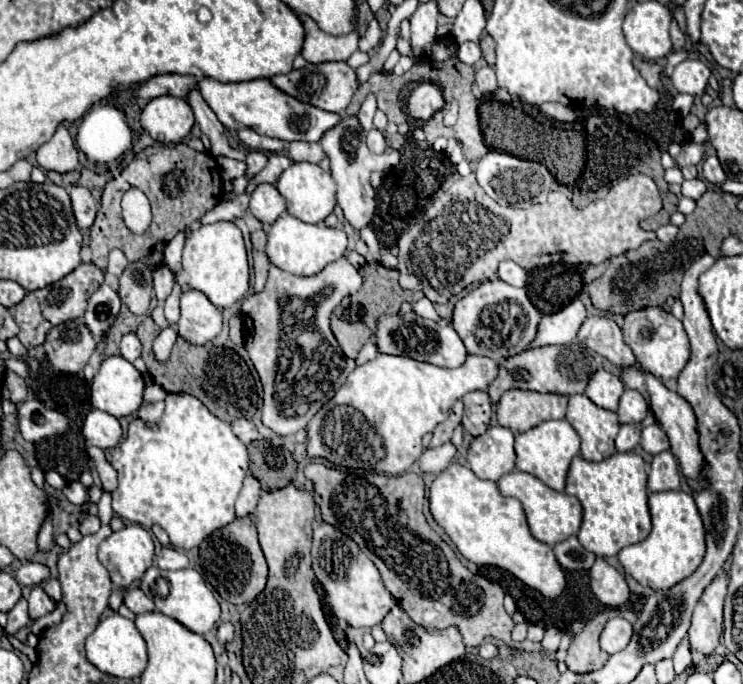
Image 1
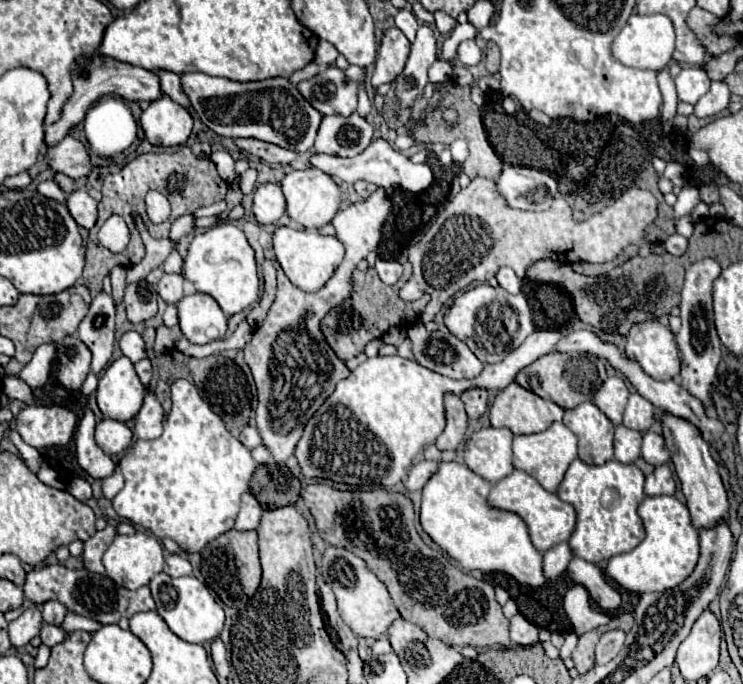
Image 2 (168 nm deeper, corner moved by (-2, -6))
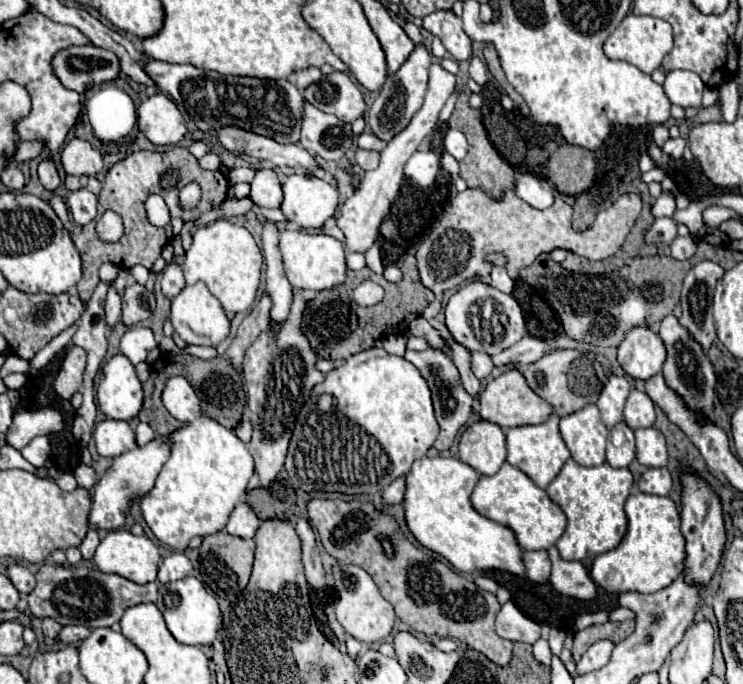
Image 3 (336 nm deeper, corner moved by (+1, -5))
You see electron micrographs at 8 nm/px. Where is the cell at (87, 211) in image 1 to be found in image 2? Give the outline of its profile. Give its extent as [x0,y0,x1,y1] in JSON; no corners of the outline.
[67,190,97,228]

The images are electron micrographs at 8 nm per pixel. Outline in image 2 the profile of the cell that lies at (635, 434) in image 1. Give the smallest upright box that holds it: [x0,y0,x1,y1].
[615,426,641,464]

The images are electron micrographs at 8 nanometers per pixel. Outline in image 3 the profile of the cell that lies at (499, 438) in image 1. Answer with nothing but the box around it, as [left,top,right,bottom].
[458,421,506,475]

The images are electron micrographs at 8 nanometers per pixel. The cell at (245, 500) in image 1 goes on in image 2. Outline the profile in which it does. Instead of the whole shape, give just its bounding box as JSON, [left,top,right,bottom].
[235,492,263,530]

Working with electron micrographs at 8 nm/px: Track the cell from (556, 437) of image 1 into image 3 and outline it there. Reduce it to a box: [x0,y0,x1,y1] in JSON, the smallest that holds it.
[506,413,570,489]

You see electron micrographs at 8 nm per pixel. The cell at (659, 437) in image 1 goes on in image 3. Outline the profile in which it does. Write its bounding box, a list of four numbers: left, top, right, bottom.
[636,429,668,467]

